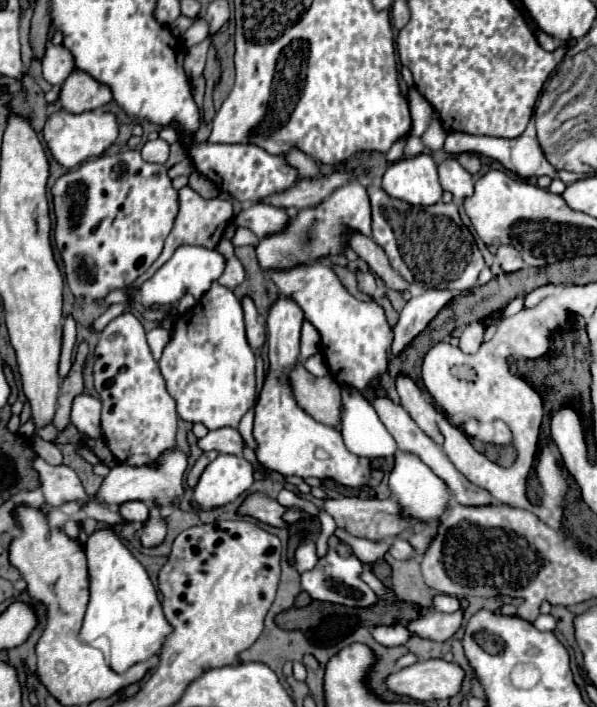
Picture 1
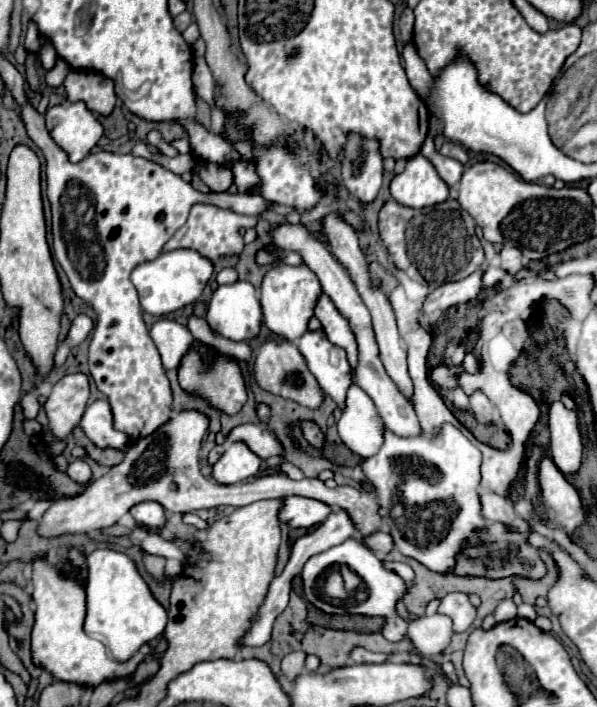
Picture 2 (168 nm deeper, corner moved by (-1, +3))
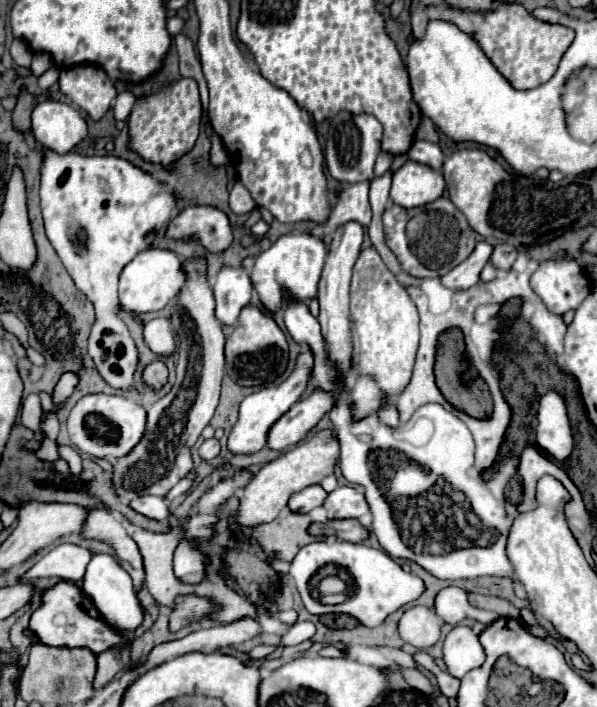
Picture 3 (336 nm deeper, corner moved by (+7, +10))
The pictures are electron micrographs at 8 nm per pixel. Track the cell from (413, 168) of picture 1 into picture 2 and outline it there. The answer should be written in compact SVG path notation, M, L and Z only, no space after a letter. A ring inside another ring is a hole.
M416 154L406 162L404 172L392 180L390 192L404 206L426 208L448 198L448 184L440 180L436 168L422 154Z

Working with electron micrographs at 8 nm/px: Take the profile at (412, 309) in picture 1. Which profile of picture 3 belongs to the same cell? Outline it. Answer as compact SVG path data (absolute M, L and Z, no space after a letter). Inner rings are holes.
M480 241L466 261L462 261L458 267L454 267L452 271L448 271L440 279L442 285L446 285L452 291L466 291L466 289L474 287L480 281L480 271L488 263L488 259L492 255L492 249L494 247L490 243Z

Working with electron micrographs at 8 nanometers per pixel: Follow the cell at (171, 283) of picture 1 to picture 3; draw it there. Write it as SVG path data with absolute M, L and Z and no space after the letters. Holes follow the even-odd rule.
M146 249L138 253L120 273L120 303L132 313L152 313L162 309L168 301L178 297L184 287L184 261L168 249Z

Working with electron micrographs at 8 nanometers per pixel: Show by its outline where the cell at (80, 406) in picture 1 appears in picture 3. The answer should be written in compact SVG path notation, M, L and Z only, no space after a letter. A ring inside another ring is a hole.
M90 393L84 395L68 417L68 433L72 443L90 455L96 457L122 457L132 451L132 447L140 441L146 425L146 411L142 405L122 397L122 395L104 395L104 393Z

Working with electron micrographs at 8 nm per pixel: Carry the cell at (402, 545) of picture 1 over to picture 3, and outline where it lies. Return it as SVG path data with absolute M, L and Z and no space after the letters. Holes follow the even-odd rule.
M336 519L326 523L314 523L310 527L310 533L314 535L334 535L348 543L366 543L370 531L362 527L356 519Z

